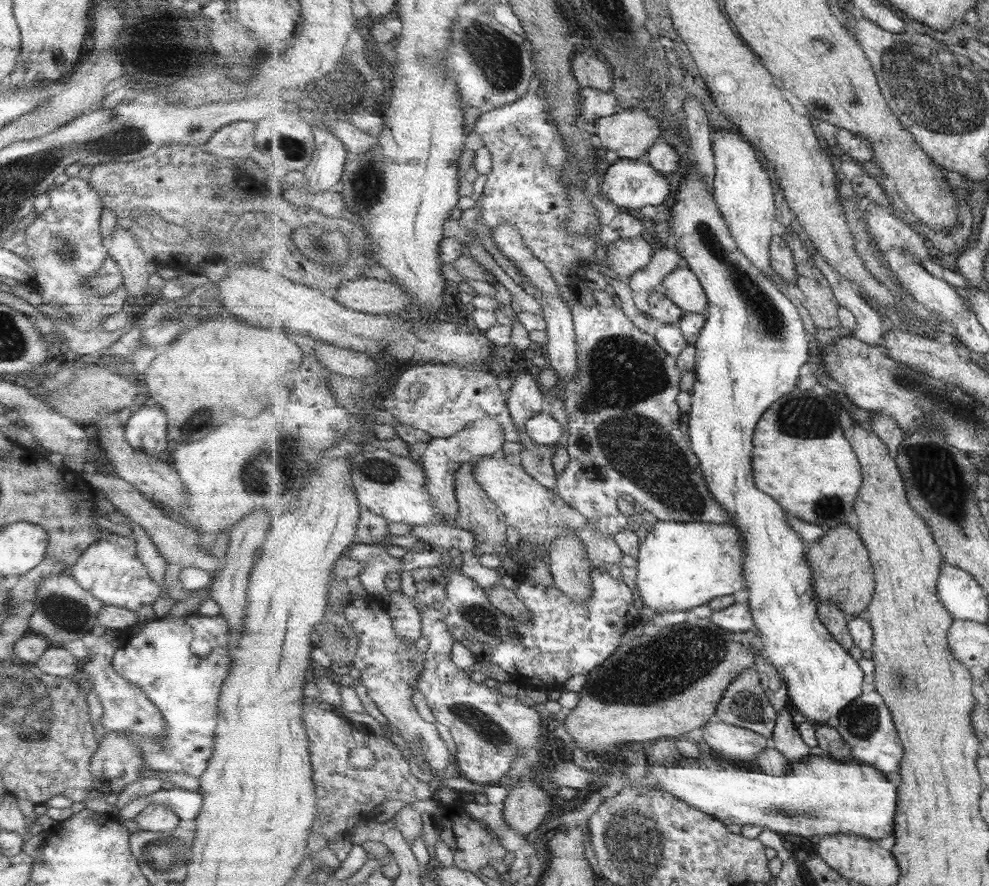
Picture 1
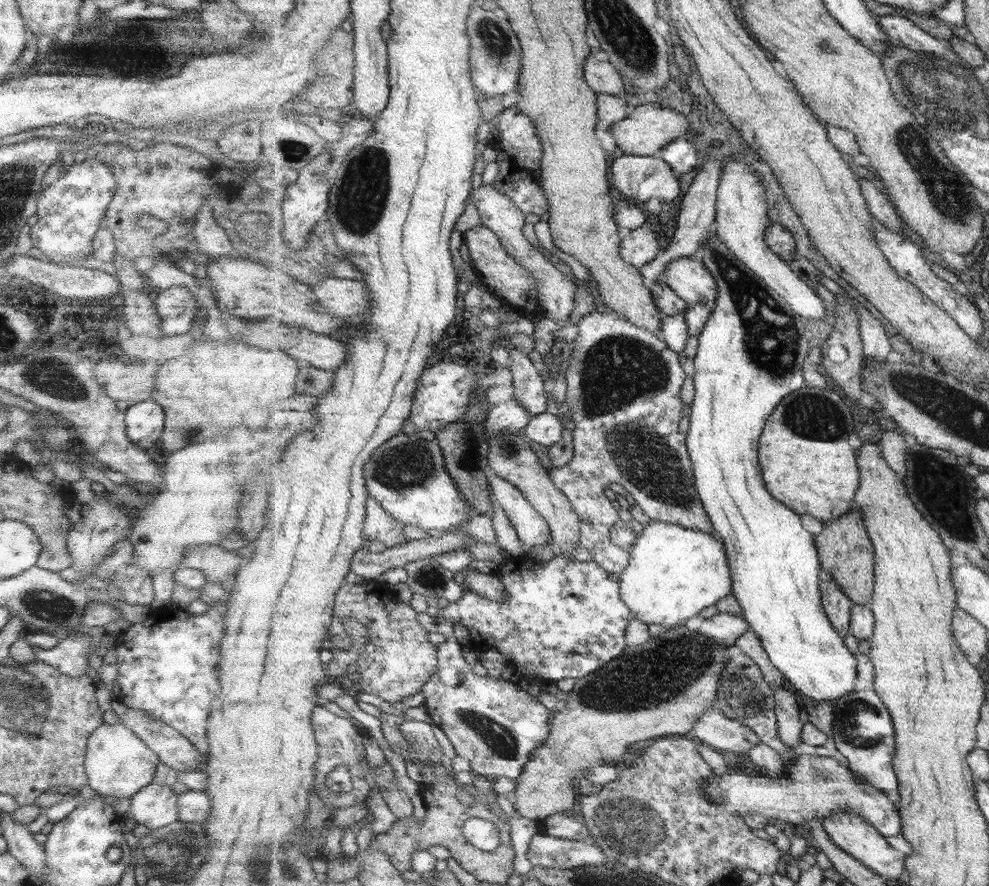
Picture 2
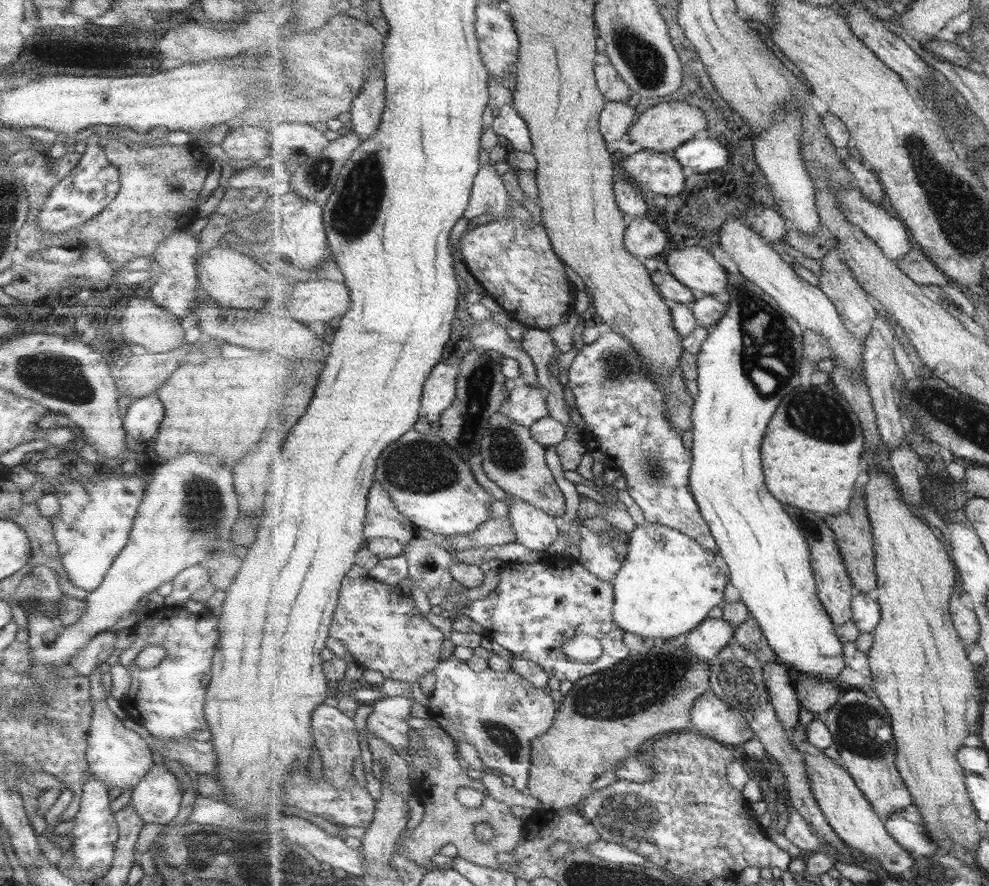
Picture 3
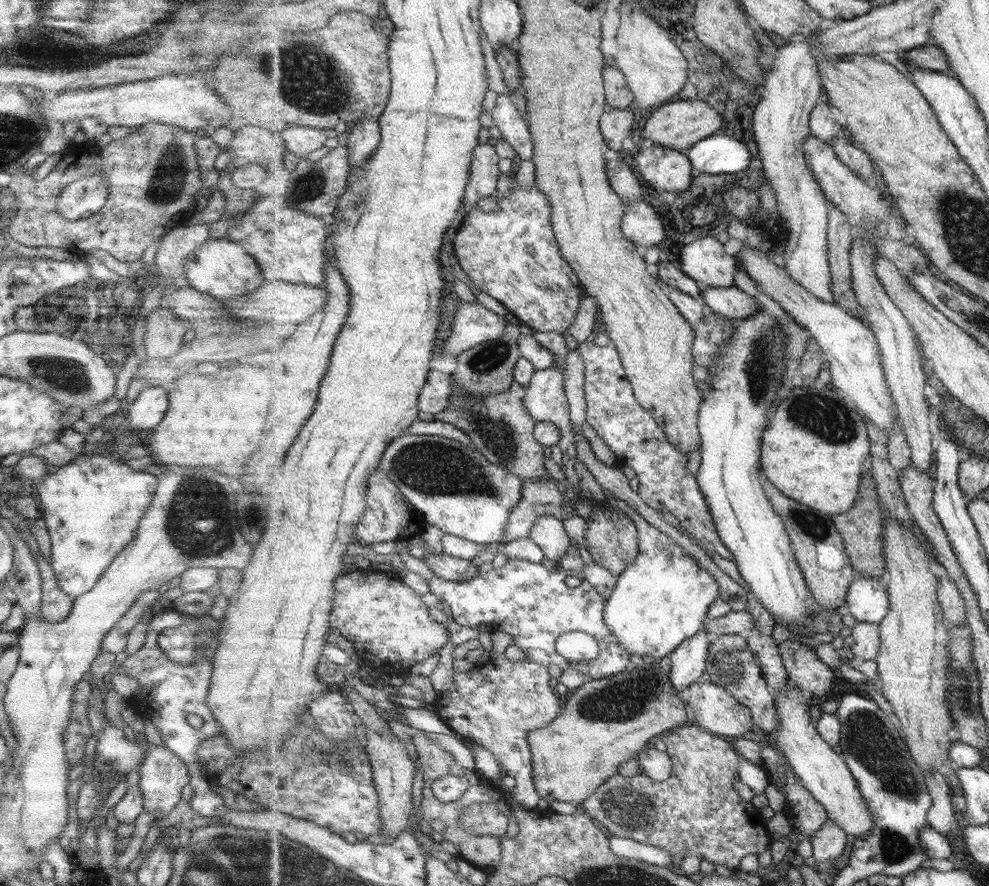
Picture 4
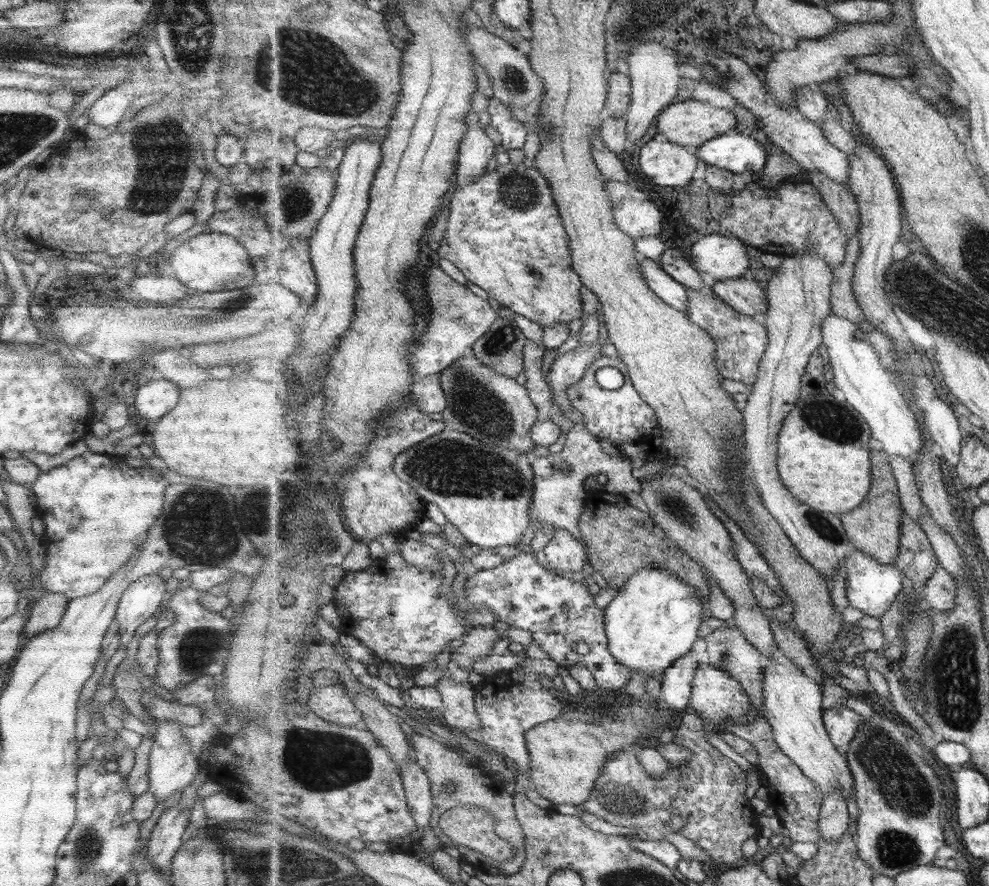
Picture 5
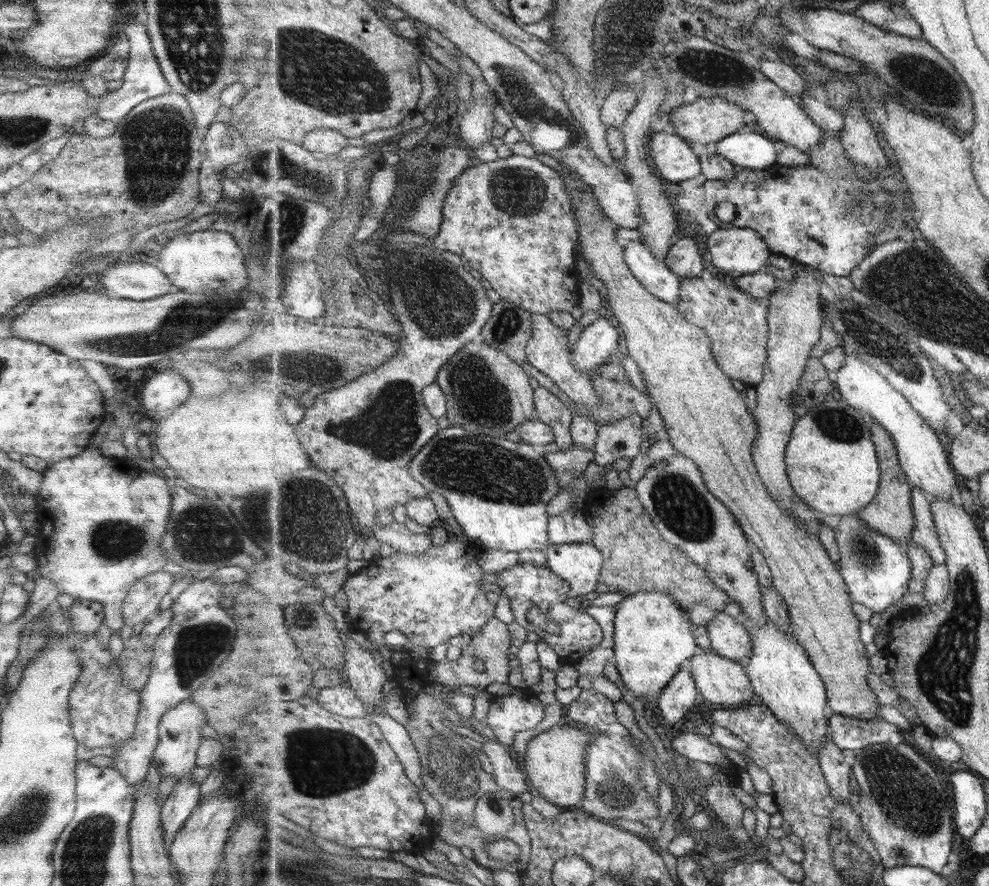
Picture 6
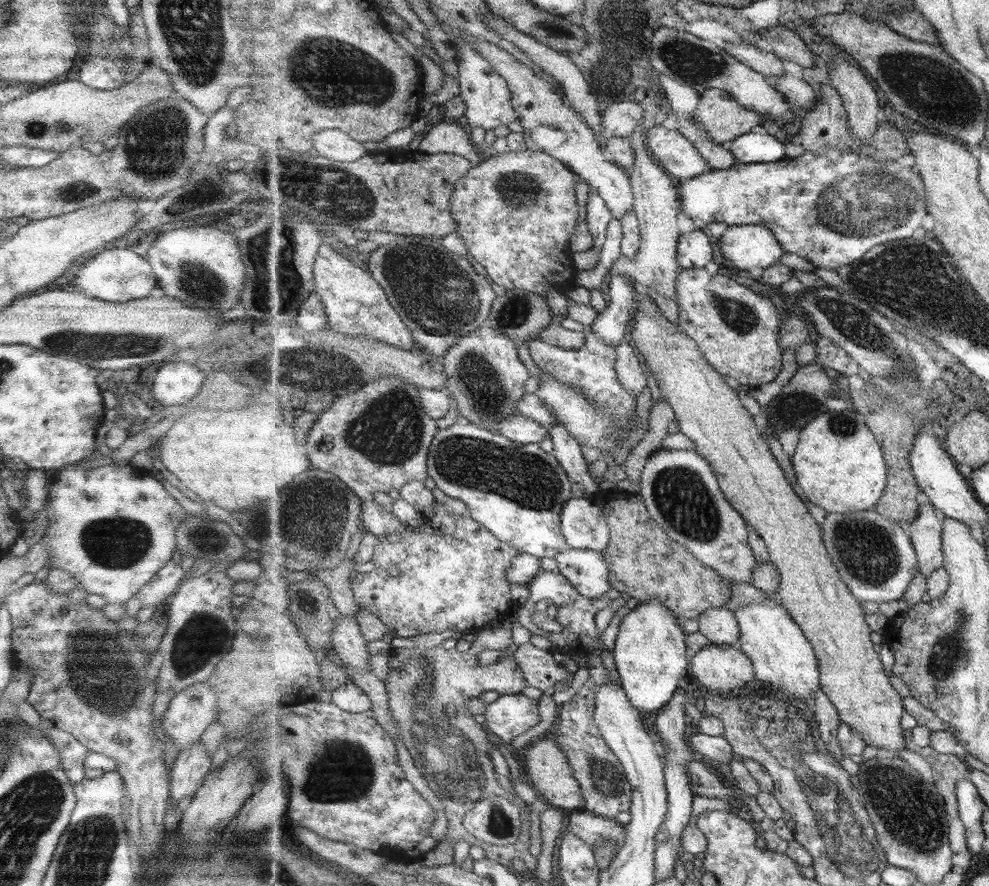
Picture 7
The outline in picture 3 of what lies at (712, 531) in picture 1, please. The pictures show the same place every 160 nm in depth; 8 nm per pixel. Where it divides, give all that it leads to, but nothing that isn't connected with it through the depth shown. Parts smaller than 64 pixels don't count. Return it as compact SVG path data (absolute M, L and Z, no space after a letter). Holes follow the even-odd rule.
M644 522L629 534L630 547L628 555L619 574L612 580L614 584L615 604L614 619L625 632L633 632L646 638L657 640L676 639L684 634L686 638L687 652L695 654L699 660L711 661L717 657L723 649L734 642L733 625L723 619L709 617L709 613L725 600L725 588L730 577L724 574L717 564L717 556L708 548L705 548L698 540L687 533L669 528L664 524Z

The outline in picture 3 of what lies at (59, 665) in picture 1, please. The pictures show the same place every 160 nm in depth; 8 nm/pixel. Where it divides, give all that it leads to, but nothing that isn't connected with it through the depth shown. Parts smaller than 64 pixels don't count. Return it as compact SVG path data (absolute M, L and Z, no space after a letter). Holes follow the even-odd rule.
M106 631L93 635L89 642L85 642L83 650L73 653L73 656L68 658L68 665L79 676L87 677L95 667L105 662L115 650L113 649L115 640L115 634Z

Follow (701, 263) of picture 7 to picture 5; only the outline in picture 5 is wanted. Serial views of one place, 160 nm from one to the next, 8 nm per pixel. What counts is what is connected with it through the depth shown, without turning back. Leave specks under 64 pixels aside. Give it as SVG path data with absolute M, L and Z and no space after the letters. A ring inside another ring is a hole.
M677 248L668 249L659 260L660 265L687 289L703 291L705 282L699 275L699 271L692 265L690 259L685 259L681 250Z

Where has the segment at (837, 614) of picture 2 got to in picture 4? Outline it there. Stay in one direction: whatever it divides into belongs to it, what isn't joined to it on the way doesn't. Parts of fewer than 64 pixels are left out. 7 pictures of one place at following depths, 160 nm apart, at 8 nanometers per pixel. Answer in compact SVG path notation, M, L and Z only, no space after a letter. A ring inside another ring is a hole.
M763 472L762 480L771 504L774 504L787 524L787 532L794 542L795 556L802 566L814 599L825 612L838 610L838 612L843 613L849 587L858 579L858 574L853 568L851 557L847 554L844 540L835 526L832 515L811 507L807 508L804 504L791 500L783 492L779 492L775 488L775 484L771 484L769 479L765 478Z

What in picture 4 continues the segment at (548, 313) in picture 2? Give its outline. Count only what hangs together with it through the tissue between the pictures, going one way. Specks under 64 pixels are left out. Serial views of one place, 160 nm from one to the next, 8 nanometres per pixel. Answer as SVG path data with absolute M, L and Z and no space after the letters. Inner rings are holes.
M480 144L475 149L473 163L471 163L471 179L463 199L463 212L475 209L477 202L483 197L497 196L497 182L501 176L499 160L499 154L491 144Z

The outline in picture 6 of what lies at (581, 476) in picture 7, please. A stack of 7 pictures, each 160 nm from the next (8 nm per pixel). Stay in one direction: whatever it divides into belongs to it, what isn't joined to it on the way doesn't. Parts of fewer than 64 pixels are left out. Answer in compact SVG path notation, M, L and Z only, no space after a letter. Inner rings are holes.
M540 385L534 390L534 403L537 418L554 428L555 443L560 449L570 449L574 443L571 432L574 415L571 408L567 408L559 396L549 392L549 388Z

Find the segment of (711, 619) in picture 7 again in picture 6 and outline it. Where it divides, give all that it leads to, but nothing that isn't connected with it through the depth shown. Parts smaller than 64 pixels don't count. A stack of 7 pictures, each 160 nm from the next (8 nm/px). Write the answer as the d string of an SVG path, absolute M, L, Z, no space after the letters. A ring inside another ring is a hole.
M720 612L706 625L711 640L710 651L747 666L753 652L753 635L744 621Z

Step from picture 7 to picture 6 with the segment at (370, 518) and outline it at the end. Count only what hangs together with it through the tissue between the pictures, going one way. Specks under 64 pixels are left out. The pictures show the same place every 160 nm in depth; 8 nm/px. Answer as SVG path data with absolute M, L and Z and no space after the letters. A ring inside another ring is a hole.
M394 522L385 527L374 525L372 528L373 536L382 544L389 546L393 551L401 553L420 553L427 552L433 546L431 539L423 533L411 533L405 523Z

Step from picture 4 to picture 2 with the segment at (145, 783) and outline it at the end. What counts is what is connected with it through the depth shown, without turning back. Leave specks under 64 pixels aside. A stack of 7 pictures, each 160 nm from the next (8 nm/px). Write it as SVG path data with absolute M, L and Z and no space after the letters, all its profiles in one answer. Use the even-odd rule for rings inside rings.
M150 783L132 794L126 814L149 830L177 820L176 794L165 784Z

